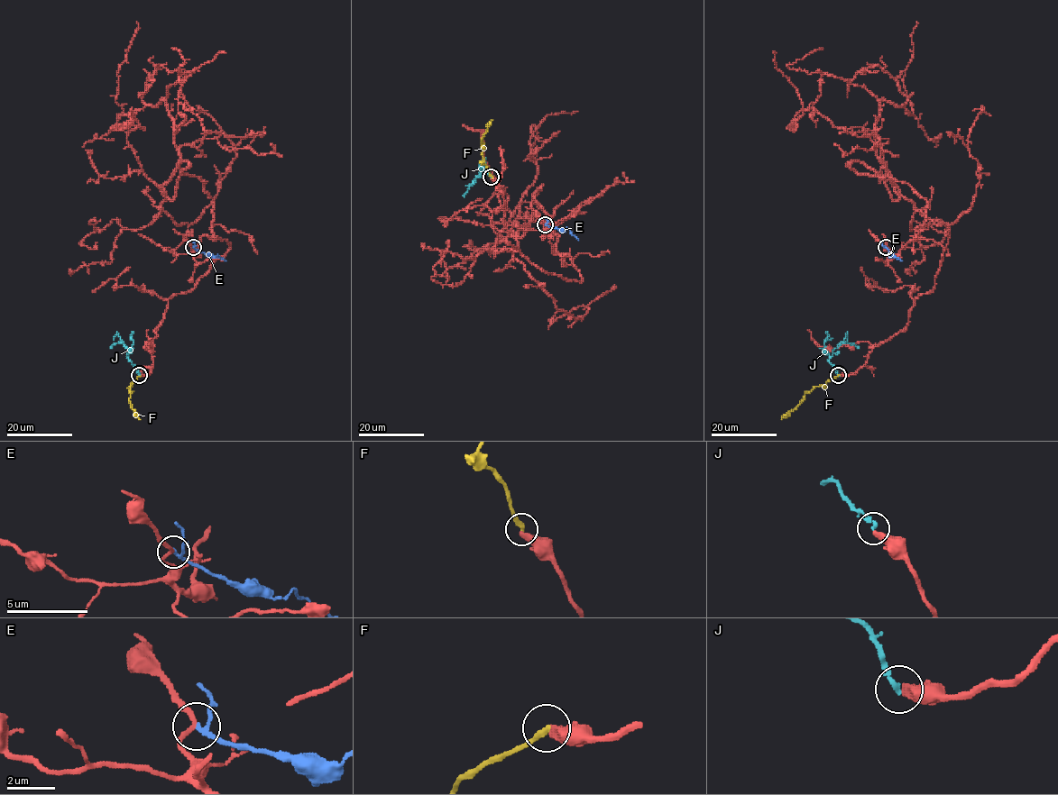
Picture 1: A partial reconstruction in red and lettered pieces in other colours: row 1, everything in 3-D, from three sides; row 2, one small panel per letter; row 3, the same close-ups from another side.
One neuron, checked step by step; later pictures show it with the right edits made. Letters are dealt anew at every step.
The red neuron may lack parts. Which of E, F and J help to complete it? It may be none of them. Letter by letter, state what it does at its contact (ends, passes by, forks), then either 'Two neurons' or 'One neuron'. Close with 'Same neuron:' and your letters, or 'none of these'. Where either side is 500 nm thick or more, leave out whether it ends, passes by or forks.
E: It passes by. Two neurons
F: It ends there. Two neurons
J: It ends there. Two neurons
Same neuron: none of these

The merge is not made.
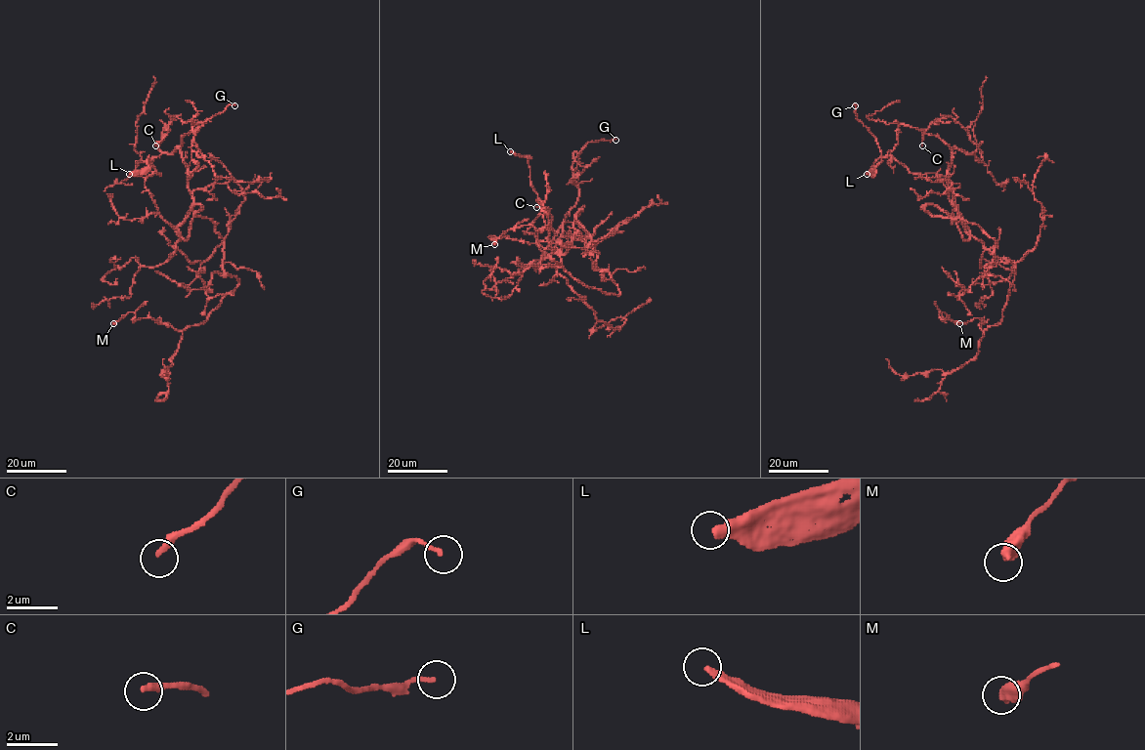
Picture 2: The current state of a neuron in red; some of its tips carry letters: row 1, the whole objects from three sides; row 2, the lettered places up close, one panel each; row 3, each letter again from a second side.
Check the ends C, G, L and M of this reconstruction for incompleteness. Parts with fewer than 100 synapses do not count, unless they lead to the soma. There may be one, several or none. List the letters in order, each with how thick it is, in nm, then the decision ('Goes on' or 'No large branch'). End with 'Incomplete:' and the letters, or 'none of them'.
C: Thickness 240 nm. No large branch
G: Thickness 170 nm. No large branch
L: Thickness 320 nm. Goes on
M: Thickness 480 nm. No large branch
Incomplete: L

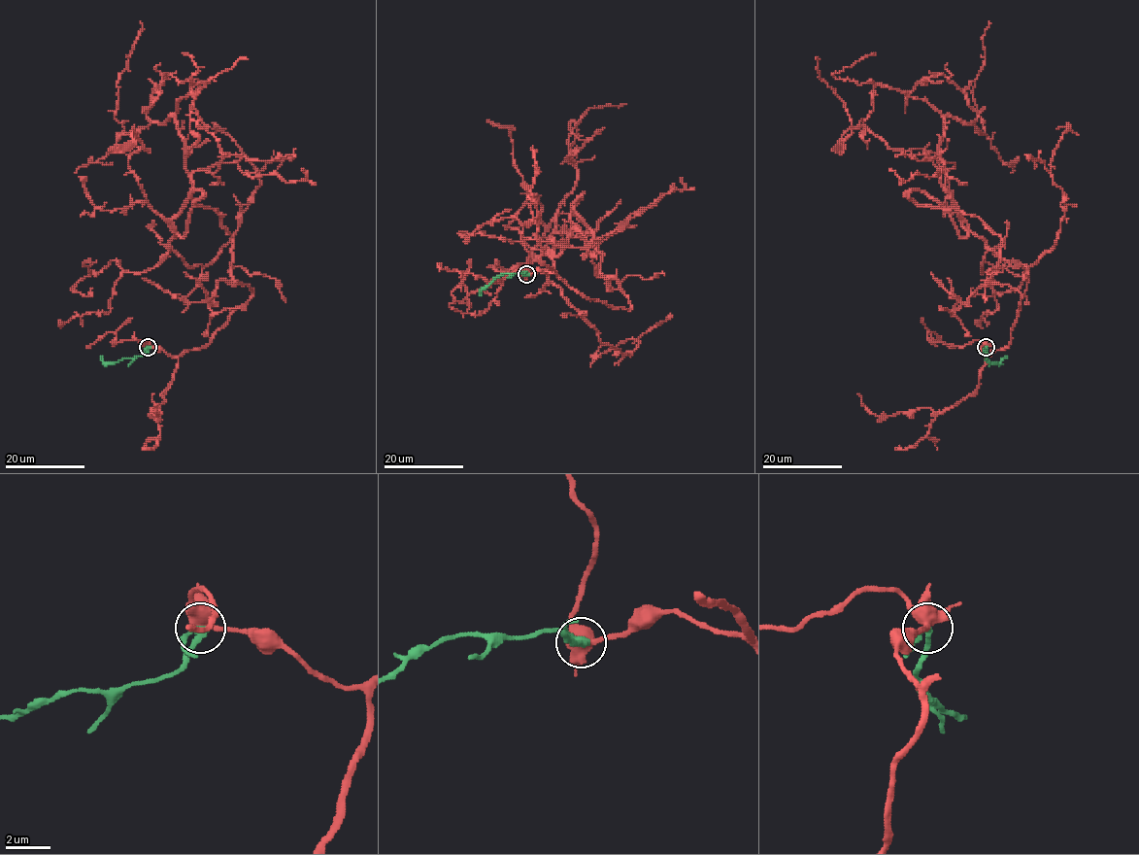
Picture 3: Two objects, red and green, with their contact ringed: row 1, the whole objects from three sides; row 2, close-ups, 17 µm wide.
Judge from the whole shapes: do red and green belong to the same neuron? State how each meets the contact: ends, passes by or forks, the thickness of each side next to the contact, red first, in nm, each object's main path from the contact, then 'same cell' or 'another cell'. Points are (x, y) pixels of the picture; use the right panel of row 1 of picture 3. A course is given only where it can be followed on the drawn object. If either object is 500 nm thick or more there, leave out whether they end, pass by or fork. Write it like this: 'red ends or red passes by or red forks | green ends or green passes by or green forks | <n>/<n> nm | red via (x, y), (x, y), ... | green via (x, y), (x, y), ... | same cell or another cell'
red forks | green passes by | 440/280 nm | red via (987, 347), (1021, 300), (1001, 239), (905, 194), (966, 236), (944, 118), (877, 85), (854, 128), (816, 59) | green via (987, 347), (985, 355), (989, 361), (998, 363), (1006, 357) | another cell

